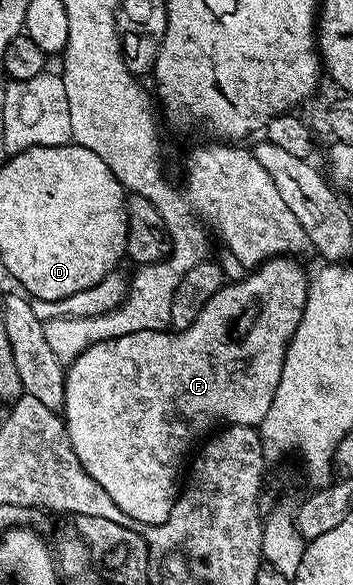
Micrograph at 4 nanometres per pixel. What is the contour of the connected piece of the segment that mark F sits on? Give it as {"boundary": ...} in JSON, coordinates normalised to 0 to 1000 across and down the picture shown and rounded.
{"boundary":[[[830,438],[776,439],[751,446],[717,463],[700,465],[691,479],[649,482],[632,487],[623,497],[612,497],[612,504],[601,504],[601,511],[589,511],[581,525],[561,533],[561,544],[533,561],[501,566],[453,562],[385,566],[374,573],[340,573],[329,579],[286,583],[249,593],[249,600],[229,603],[187,631],[181,696],[170,706],[187,721],[204,771],[215,771],[215,785],[227,785],[238,805],[249,805],[249,812],[261,812],[261,819],[272,819],[272,826],[283,826],[283,832],[300,841],[300,850],[317,853],[317,860],[329,860],[329,867],[340,867],[340,874],[351,874],[351,880],[363,880],[394,899],[450,897],[476,887],[476,880],[487,880],[487,867],[493,858],[504,855],[510,824],[518,821],[533,783],[575,749],[603,742],[620,730],[643,726],[739,728],[748,709],[759,709],[759,699],[771,696],[771,682],[782,682],[782,665],[793,662],[810,597],[819,595],[822,581],[833,578],[833,568],[861,538],[867,513],[878,497],[873,467],[867,474],[850,448],[856,446]]]}

